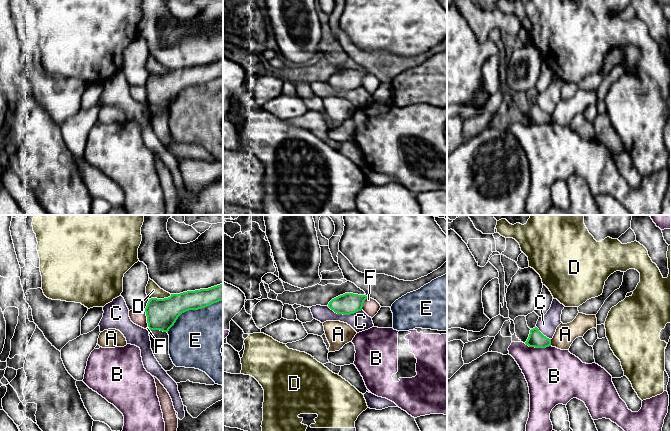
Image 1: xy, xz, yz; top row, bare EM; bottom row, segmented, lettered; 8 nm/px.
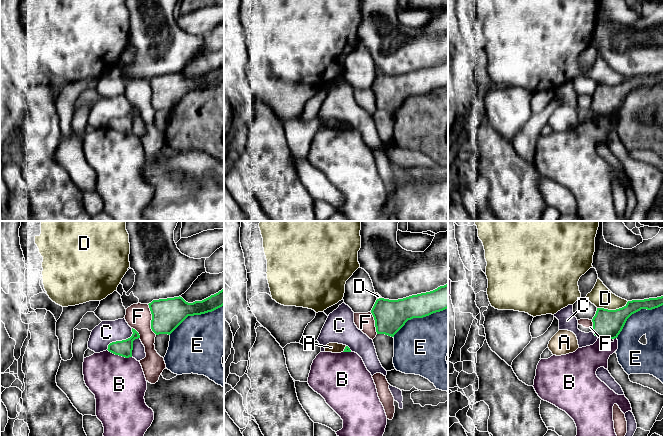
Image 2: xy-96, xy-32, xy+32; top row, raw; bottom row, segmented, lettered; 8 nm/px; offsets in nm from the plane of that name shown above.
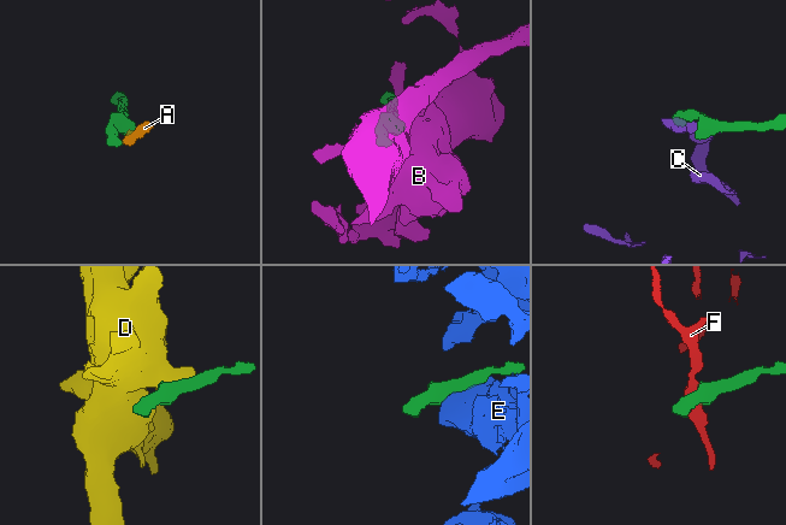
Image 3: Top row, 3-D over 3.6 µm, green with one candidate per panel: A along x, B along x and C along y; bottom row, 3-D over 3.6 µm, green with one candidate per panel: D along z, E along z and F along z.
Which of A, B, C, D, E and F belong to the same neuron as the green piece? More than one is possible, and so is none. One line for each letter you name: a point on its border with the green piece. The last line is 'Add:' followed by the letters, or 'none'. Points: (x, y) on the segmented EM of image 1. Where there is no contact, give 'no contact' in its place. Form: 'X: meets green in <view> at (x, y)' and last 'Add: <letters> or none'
Add: none

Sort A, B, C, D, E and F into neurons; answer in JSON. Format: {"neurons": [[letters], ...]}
{"neurons": [["A"], ["B"], ["C"], ["D"], ["E"], ["F"]]}

